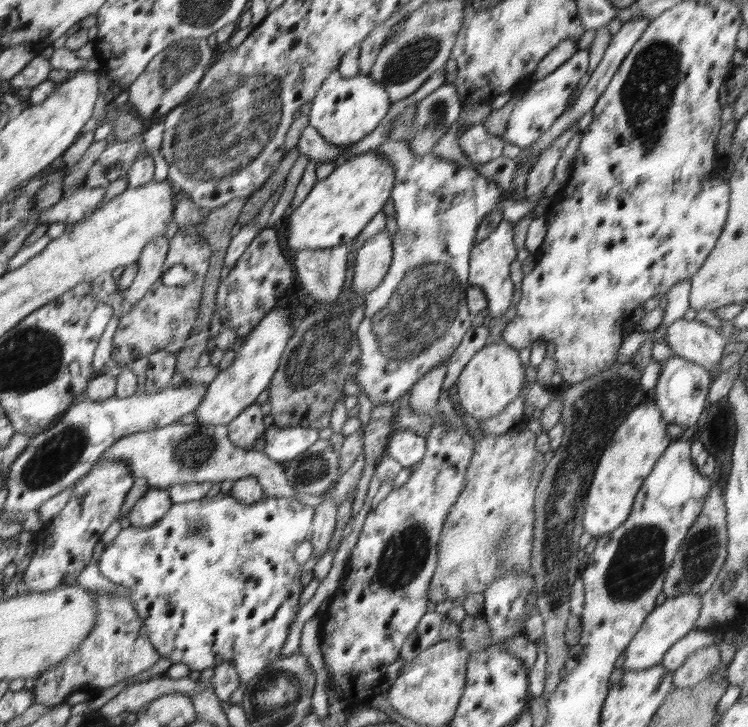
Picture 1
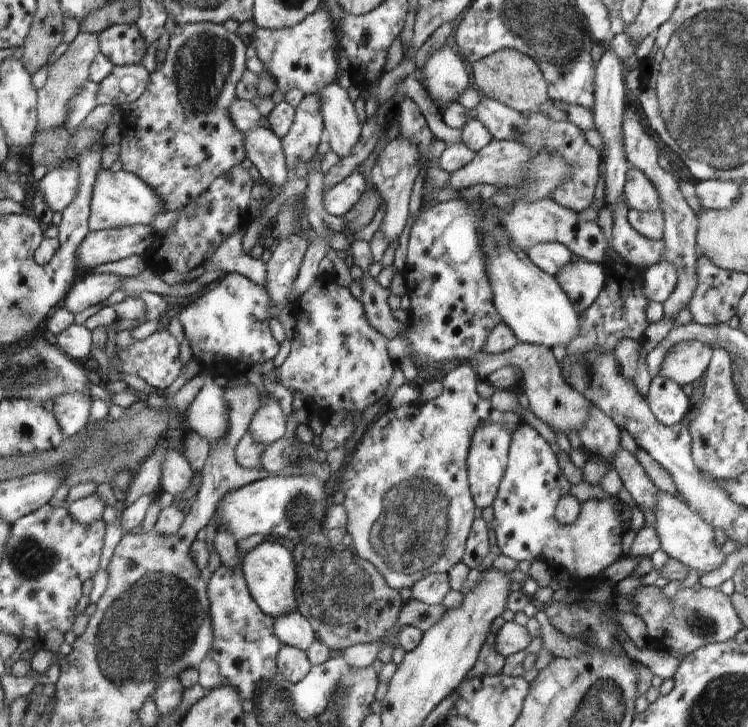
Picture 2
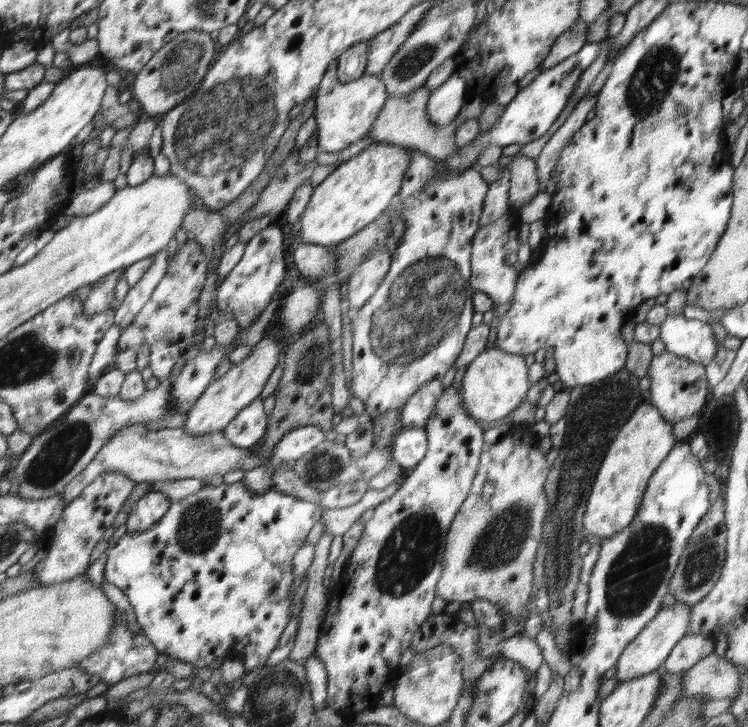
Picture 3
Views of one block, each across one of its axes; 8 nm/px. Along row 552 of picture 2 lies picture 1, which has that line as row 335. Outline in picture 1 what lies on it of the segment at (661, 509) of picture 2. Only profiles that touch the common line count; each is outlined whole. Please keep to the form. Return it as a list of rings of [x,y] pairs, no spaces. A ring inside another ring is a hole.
[[[683,318],[673,322],[670,326],[667,326],[666,329],[668,330],[666,331],[665,341],[674,352],[674,355],[690,360],[692,363],[698,363],[699,366],[708,368],[708,371],[712,371],[712,379],[714,380],[716,365],[720,363],[724,348],[728,344],[721,329],[711,327],[697,319],[688,321]]]

